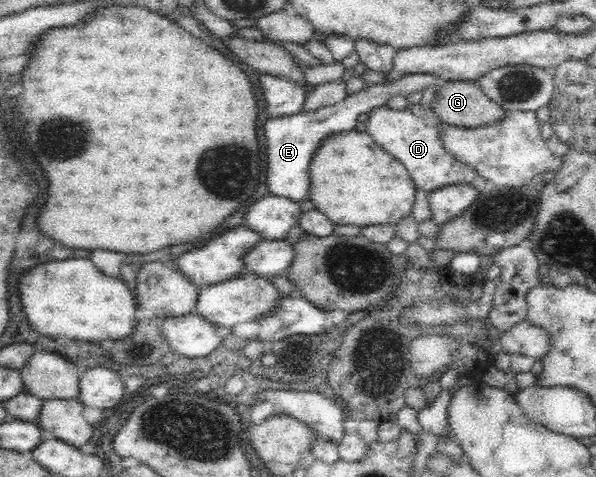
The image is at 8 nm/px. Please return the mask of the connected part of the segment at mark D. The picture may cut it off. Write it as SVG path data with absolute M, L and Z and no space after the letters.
M388 105L372 109L362 118L365 124L365 132L384 152L394 157L411 175L413 183L430 194L436 189L446 185L467 184L476 177L476 172L468 165L461 165L445 153L441 143L439 143L439 126L445 124L440 122L440 118L434 114L430 107L408 107L405 110L395 110Z

